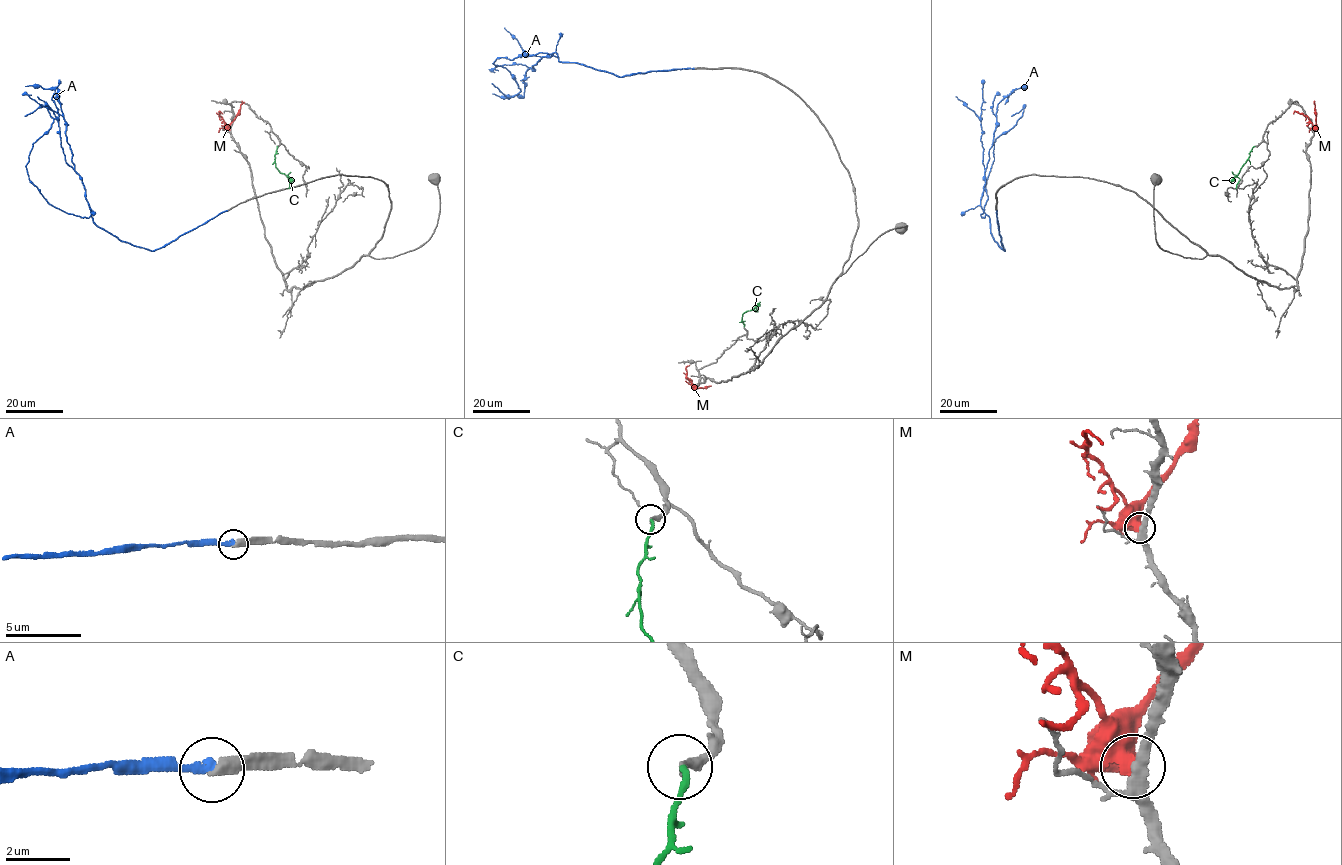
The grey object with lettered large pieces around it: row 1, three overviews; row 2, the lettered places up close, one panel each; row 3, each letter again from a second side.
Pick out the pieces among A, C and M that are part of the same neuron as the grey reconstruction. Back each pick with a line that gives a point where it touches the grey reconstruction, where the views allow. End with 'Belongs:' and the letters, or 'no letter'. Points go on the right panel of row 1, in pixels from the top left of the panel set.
C: meets grey at (1254, 146)
Belongs: C

